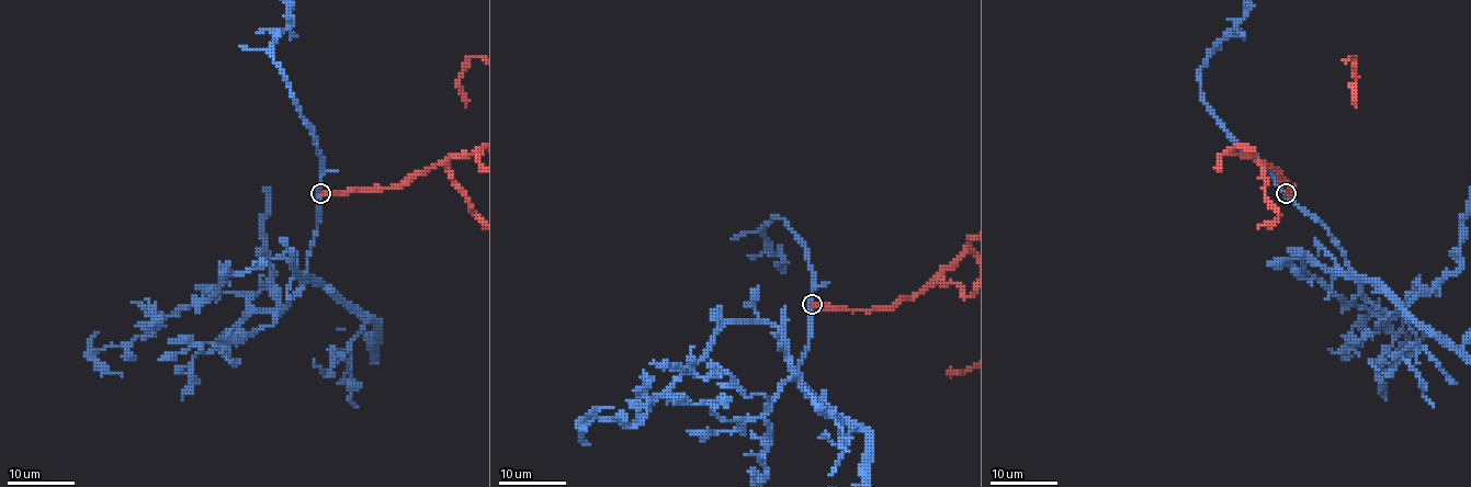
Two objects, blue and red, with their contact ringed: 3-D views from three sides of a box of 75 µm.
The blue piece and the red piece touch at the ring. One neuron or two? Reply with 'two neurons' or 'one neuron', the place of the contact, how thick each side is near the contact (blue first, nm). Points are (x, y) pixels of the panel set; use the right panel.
two neurons; at (1286, 193); 260 nm thick on the blue side, 440 nm on the other

